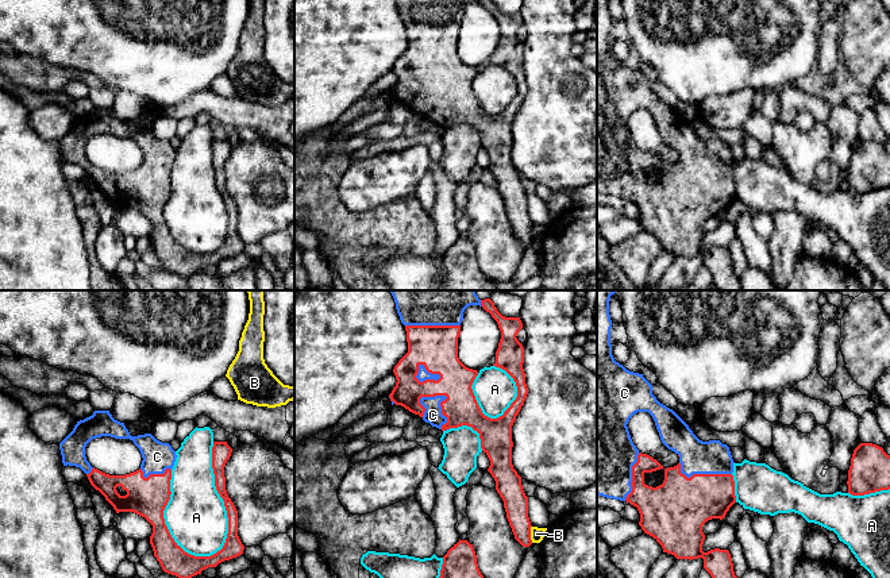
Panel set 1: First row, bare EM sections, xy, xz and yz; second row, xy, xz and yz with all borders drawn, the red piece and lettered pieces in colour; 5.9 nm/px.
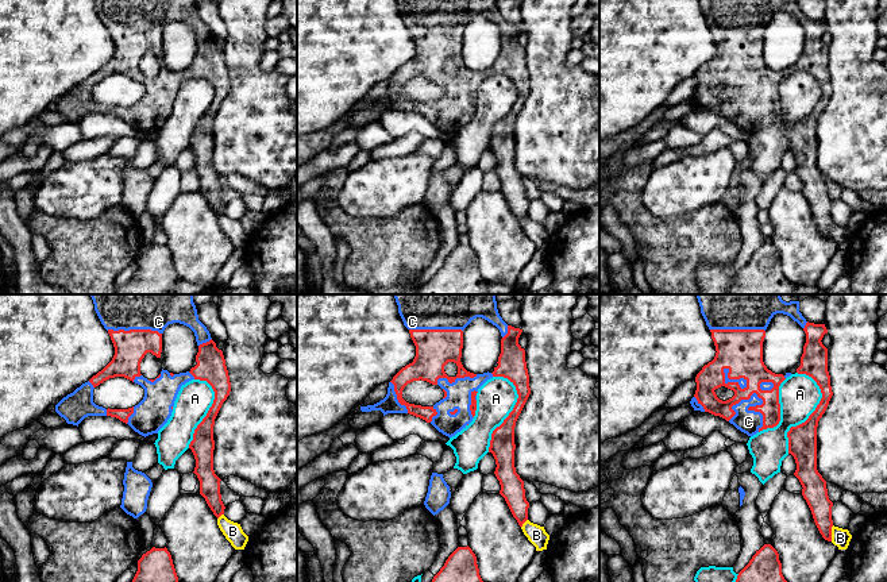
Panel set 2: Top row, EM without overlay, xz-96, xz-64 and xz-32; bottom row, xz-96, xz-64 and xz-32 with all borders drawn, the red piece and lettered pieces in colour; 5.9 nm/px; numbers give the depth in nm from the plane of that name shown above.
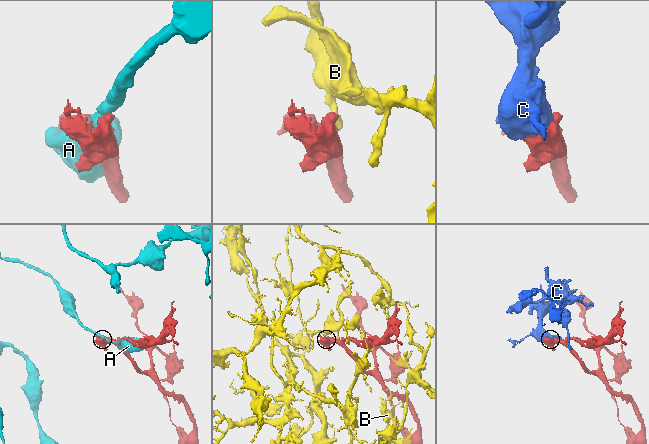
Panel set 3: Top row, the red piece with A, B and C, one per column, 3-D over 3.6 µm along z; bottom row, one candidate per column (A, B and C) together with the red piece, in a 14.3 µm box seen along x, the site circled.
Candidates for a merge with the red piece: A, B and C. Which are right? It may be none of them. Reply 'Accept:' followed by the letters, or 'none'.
Accept: C

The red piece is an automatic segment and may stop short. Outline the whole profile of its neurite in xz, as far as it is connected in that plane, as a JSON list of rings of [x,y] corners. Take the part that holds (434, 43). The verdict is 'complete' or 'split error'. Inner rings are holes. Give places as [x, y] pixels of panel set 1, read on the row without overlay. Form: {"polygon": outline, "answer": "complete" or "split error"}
{"polygon": [[[396,0],[396,7],[401,20],[405,23],[408,50],[393,66],[397,80],[389,92],[392,103],[404,104],[442,128],[467,123],[479,131],[481,146],[490,158],[488,169],[496,178],[496,188],[504,199],[506,216],[515,236],[523,244],[529,244],[532,242],[532,223],[528,215],[528,194],[523,188],[521,174],[512,162],[512,123],[528,92],[523,66],[524,45],[516,35],[523,26],[520,15],[502,14],[494,0]],[[470,3],[482,4],[497,19],[501,36],[493,63],[505,68],[517,84],[516,97],[497,116],[485,113],[475,97],[471,82],[478,69],[466,65],[458,55],[461,20],[465,7]]], "answer": "split error"}

